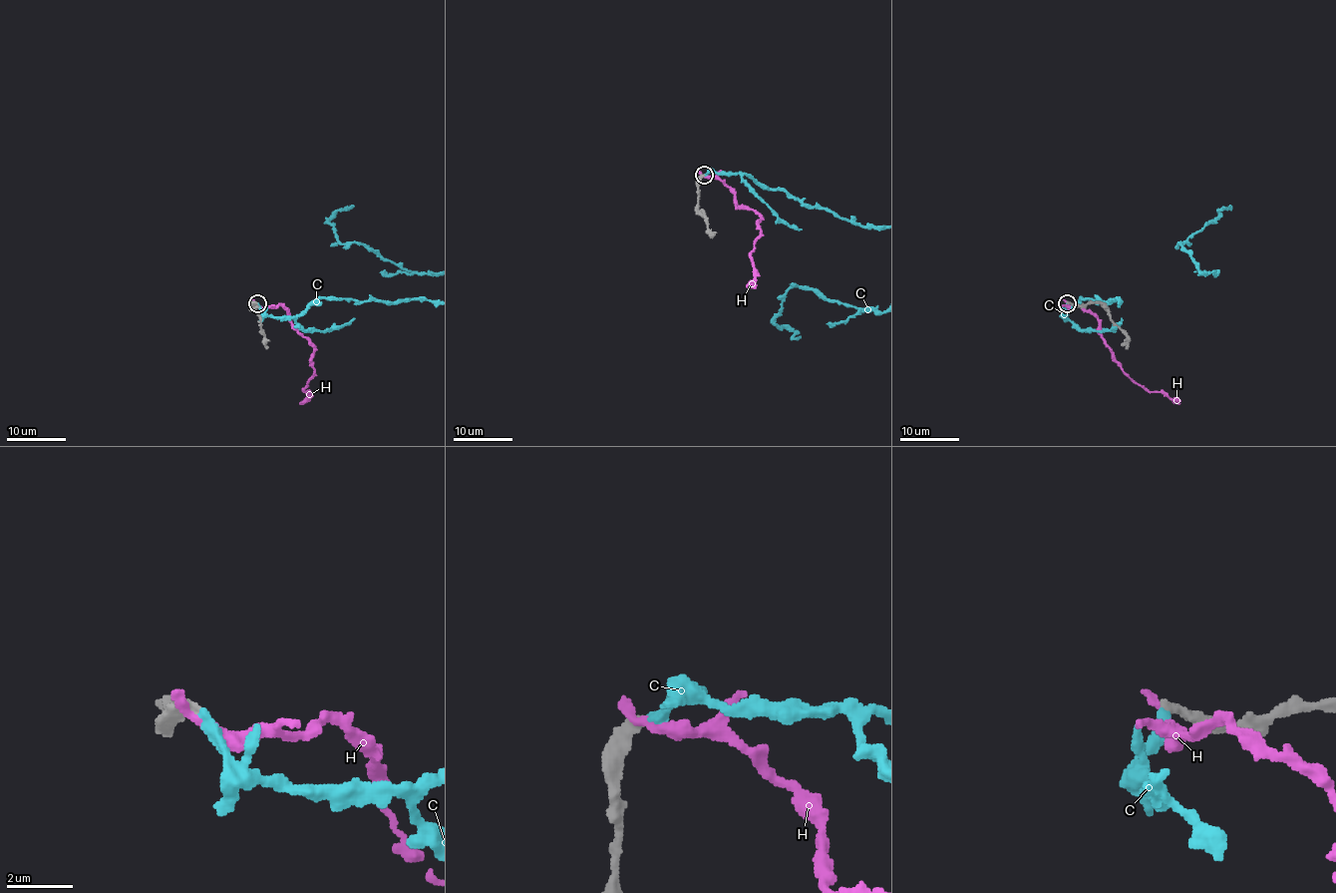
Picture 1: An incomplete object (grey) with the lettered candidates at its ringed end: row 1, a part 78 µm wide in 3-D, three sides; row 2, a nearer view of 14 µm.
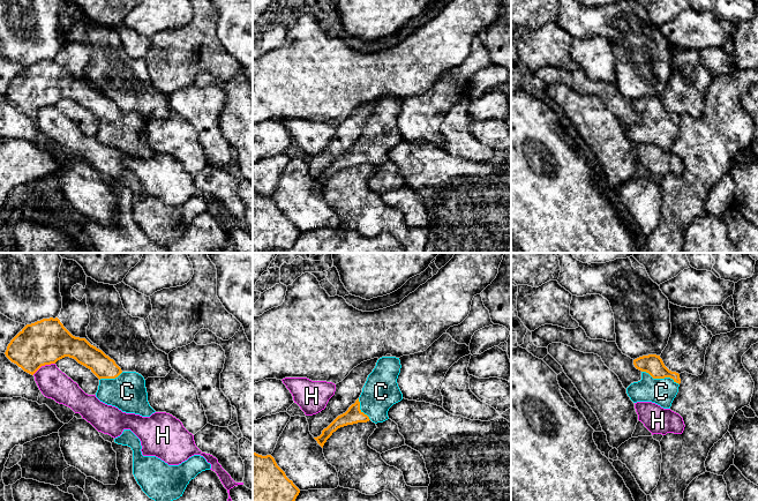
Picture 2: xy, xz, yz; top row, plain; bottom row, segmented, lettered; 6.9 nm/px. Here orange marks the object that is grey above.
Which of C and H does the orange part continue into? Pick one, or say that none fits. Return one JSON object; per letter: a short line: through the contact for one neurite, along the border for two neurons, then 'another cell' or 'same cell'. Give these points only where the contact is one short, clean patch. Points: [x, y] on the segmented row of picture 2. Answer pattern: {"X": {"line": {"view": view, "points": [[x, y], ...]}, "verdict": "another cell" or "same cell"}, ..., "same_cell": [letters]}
{"C": {"line": {"view": "yz", "points": [[652, 364], [653, 371], [660, 378], [661, 391]]}, "verdict": "same cell"}, "H": {"line": {"view": "xy", "points": [[54, 363], [42, 365], [32, 374]]}, "verdict": "another cell"}, "same_cell": ["C"]}

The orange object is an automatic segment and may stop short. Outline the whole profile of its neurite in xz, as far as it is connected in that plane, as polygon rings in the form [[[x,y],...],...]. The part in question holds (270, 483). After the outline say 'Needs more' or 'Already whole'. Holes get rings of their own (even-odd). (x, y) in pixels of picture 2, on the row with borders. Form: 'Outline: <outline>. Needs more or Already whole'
Outline: [[[253,451],[253,501],[295,501],[299,493],[271,455]]]. Already whole

